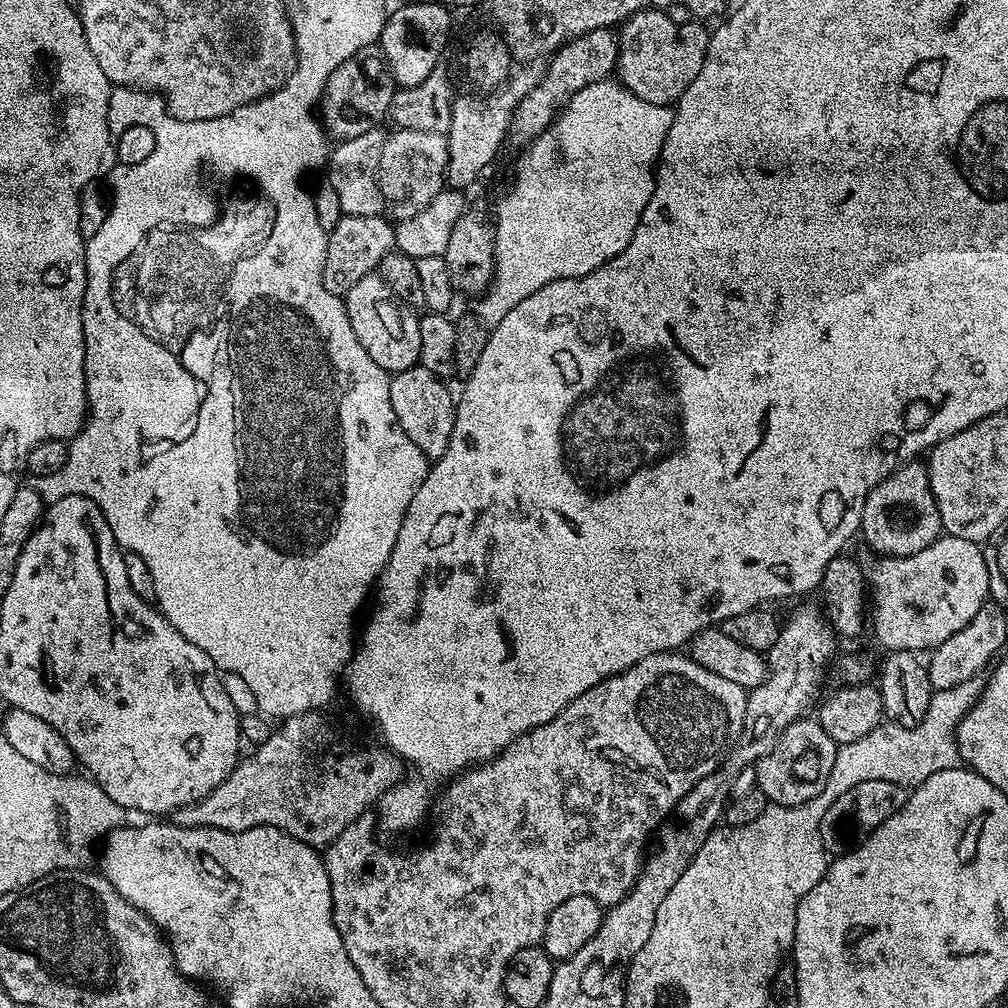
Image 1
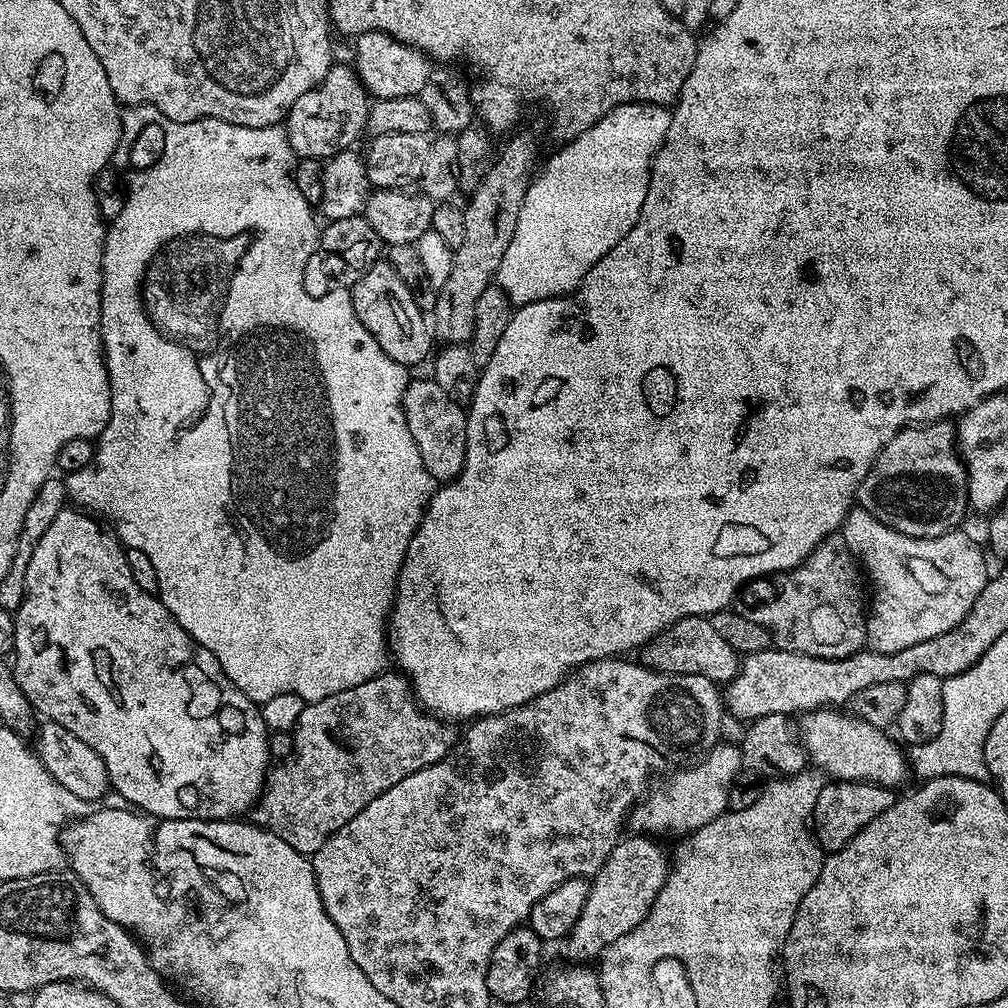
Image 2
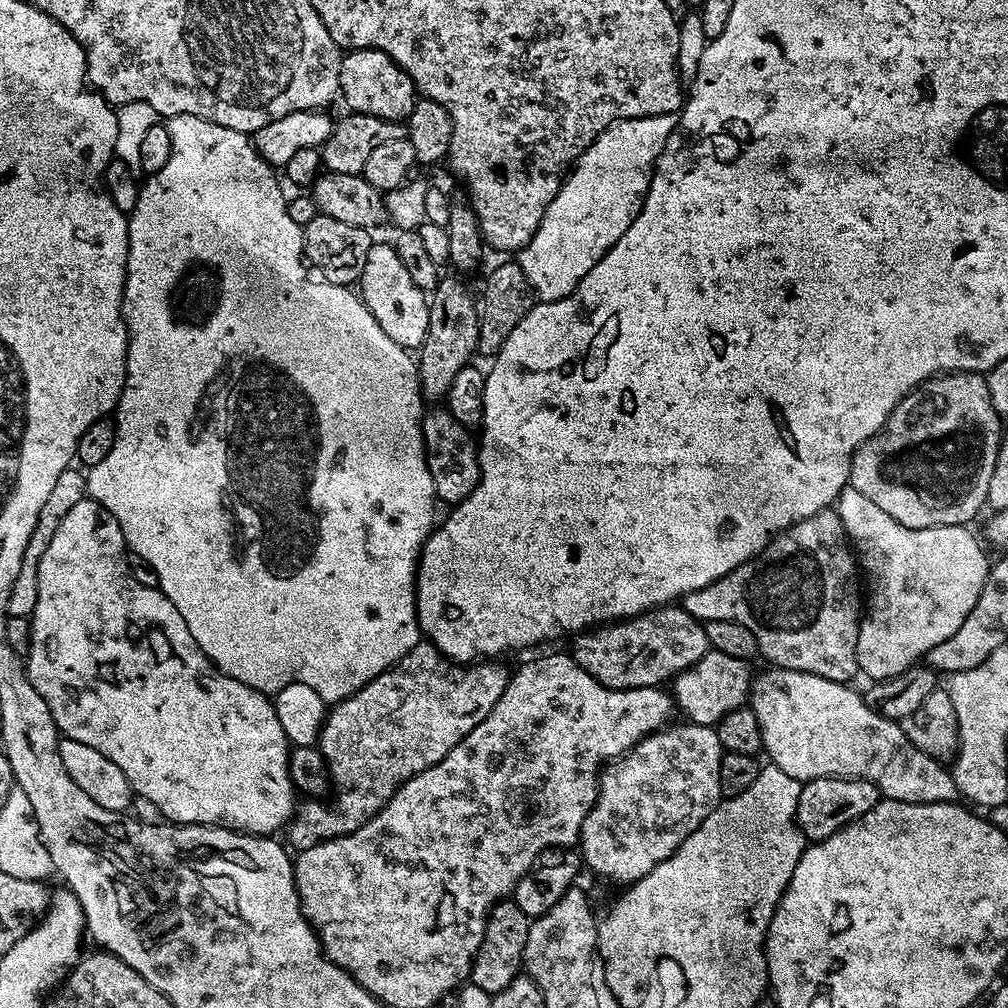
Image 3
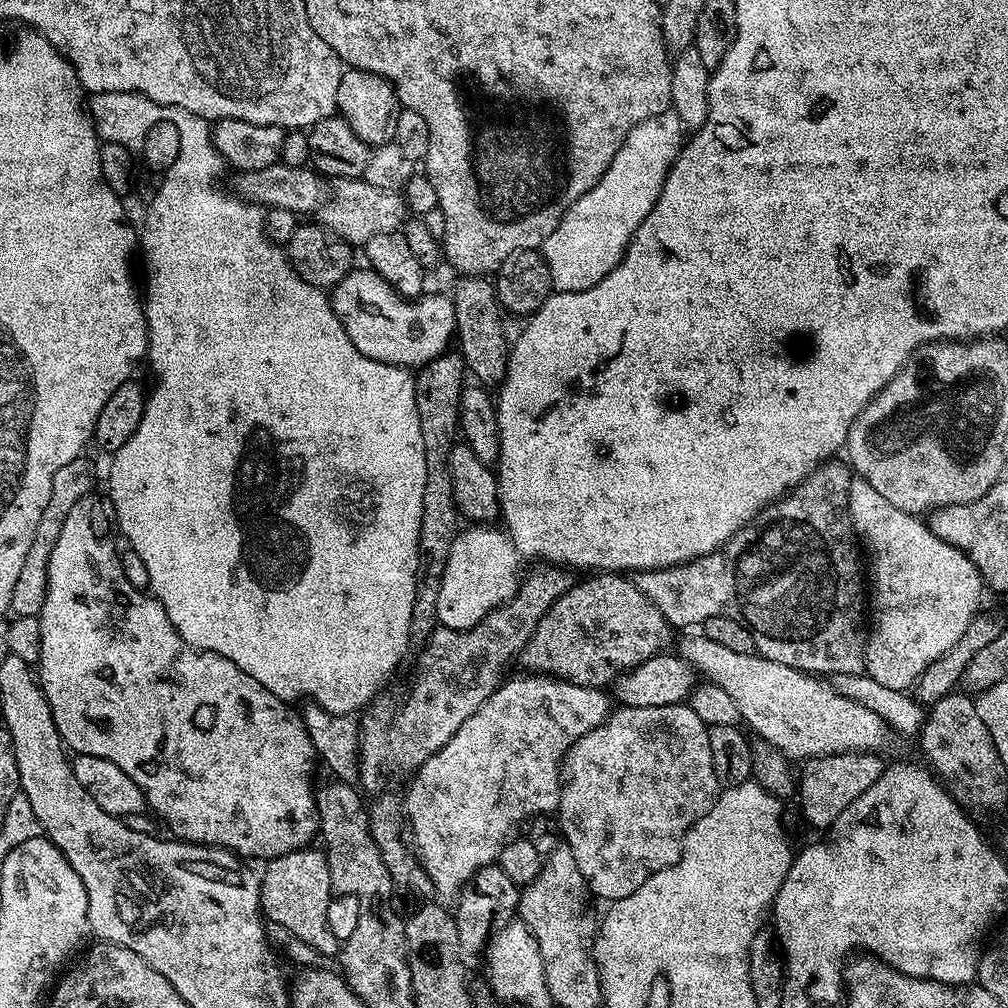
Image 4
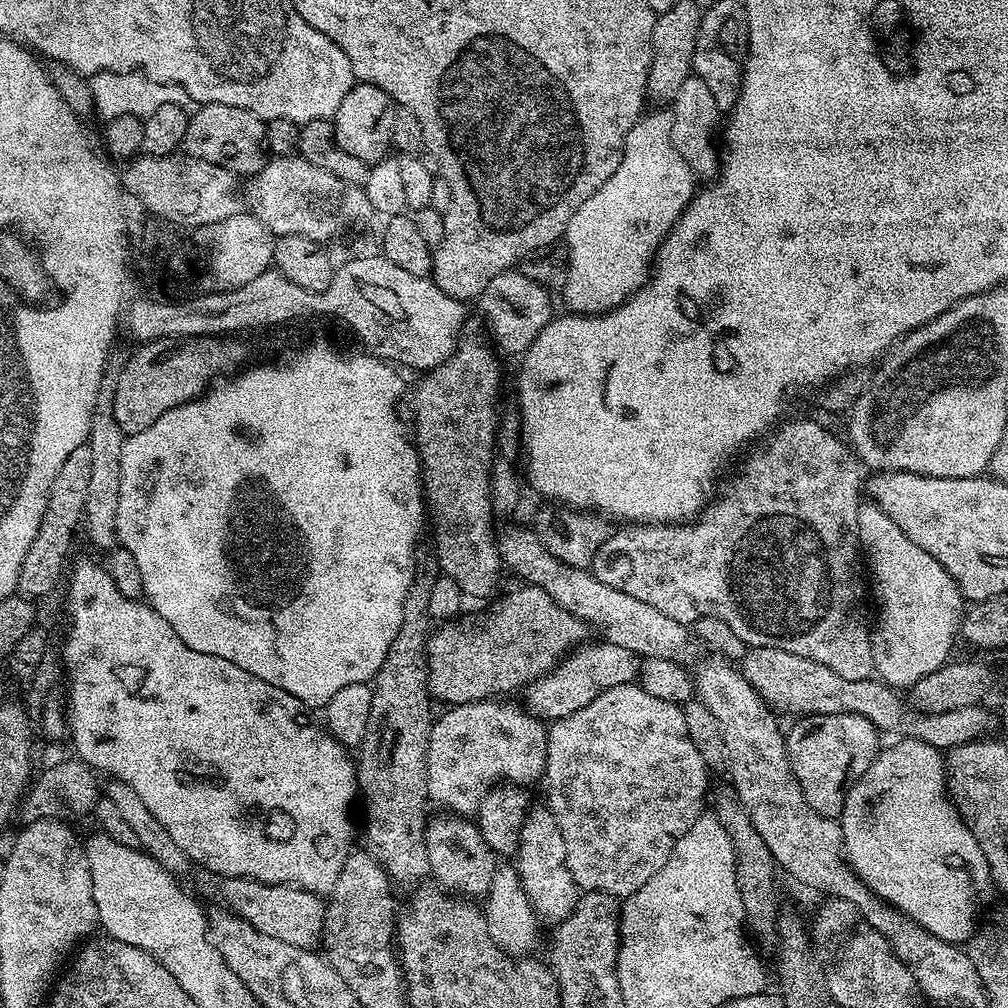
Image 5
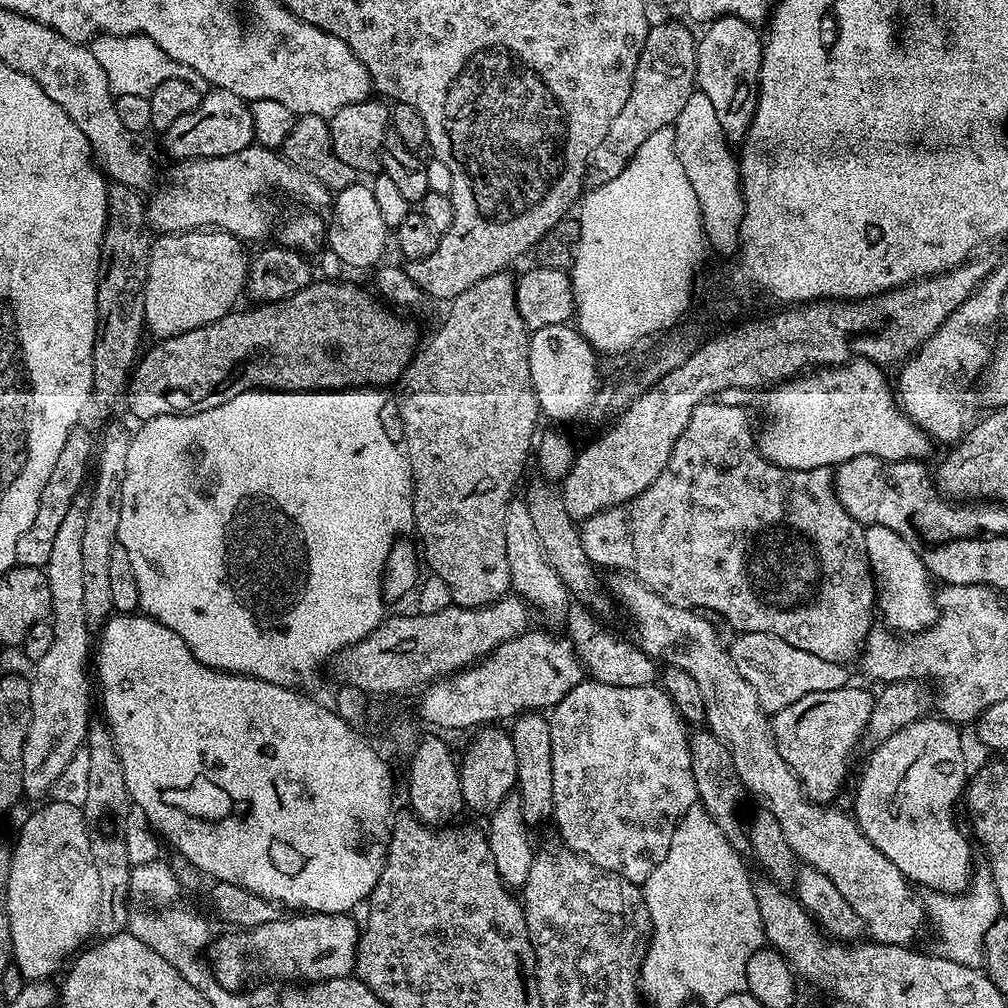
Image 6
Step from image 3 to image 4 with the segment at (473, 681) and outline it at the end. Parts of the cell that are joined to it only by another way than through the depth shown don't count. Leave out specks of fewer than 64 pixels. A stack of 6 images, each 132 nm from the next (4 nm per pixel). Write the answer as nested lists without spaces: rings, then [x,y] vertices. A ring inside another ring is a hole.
[[[563,567],[533,568],[536,569],[529,576],[521,579],[516,593],[488,612],[473,628],[459,632],[437,626],[423,641],[421,648],[424,649],[416,660],[416,673],[412,676],[412,689],[405,696],[384,690],[372,699],[359,717],[358,784],[365,793],[379,793],[384,776],[407,777],[419,770],[426,758],[440,750],[458,732],[458,726],[500,687],[508,663],[519,657],[552,603],[574,583],[573,573]]]

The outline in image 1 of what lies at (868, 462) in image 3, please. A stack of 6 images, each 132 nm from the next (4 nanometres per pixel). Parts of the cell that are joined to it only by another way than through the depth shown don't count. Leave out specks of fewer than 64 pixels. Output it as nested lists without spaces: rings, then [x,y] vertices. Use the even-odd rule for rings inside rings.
[[[905,462],[870,489],[862,510],[859,535],[864,536],[873,553],[881,556],[909,556],[918,550],[926,550],[926,546],[940,539],[940,511],[923,463]]]

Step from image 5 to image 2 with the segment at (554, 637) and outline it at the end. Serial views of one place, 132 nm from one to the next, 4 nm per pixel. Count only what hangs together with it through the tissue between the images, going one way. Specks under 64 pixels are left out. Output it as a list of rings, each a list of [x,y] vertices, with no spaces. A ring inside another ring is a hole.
[[[687,616],[674,622],[643,645],[638,656],[647,668],[655,672],[698,674],[710,678],[717,686],[727,684],[736,676],[742,659],[741,653],[736,652],[722,634],[715,632],[711,619],[702,616]]]

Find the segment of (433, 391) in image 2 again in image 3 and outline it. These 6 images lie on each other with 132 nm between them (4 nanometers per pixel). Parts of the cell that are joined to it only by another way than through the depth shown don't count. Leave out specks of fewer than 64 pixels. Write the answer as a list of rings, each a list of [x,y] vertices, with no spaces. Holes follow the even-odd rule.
[[[440,408],[440,410],[429,409],[425,413],[423,420],[421,420],[421,424],[423,426],[424,457],[426,458],[426,466],[434,478],[436,499],[443,503],[445,500],[448,506],[461,504],[461,502],[480,485],[480,453],[478,451],[477,441],[473,438],[471,431],[464,428],[462,424],[444,408]]]

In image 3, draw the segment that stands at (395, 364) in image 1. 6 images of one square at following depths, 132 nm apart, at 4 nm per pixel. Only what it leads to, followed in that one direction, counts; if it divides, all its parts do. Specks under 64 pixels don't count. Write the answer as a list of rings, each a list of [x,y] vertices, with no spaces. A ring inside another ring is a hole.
[[[374,242],[370,246],[370,254],[366,254],[366,266],[362,266],[362,274],[358,281],[358,295],[365,306],[374,314],[378,326],[398,342],[398,346],[409,350],[419,349],[426,338],[428,329],[429,297],[418,286],[414,286],[414,278],[410,278],[402,258],[398,258],[395,247],[391,243]]]

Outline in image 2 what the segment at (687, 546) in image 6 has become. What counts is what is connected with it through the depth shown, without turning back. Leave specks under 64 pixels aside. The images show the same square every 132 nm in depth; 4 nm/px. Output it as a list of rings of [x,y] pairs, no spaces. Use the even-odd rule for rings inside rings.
[[[828,536],[796,568],[789,572],[773,572],[767,578],[757,578],[739,593],[738,610],[746,618],[758,622],[772,635],[772,644],[782,650],[810,654],[818,658],[846,658],[865,647],[866,596],[860,593],[862,572],[852,555],[846,538]]]

